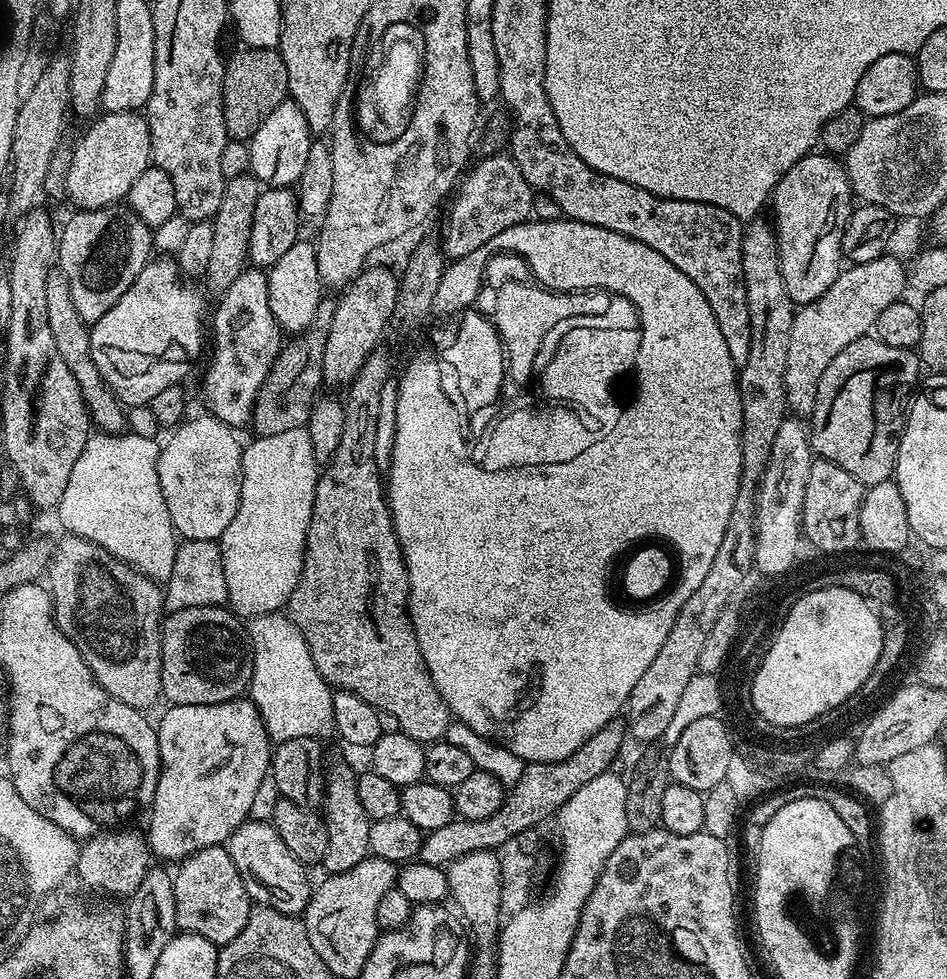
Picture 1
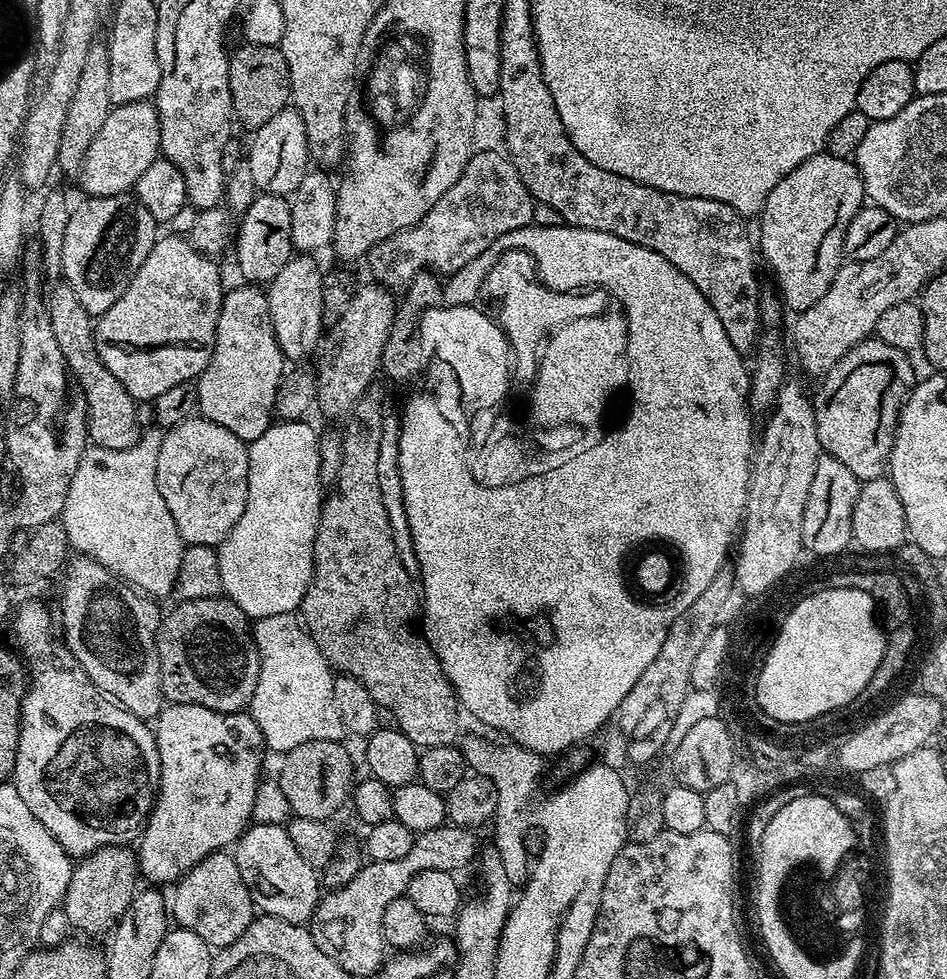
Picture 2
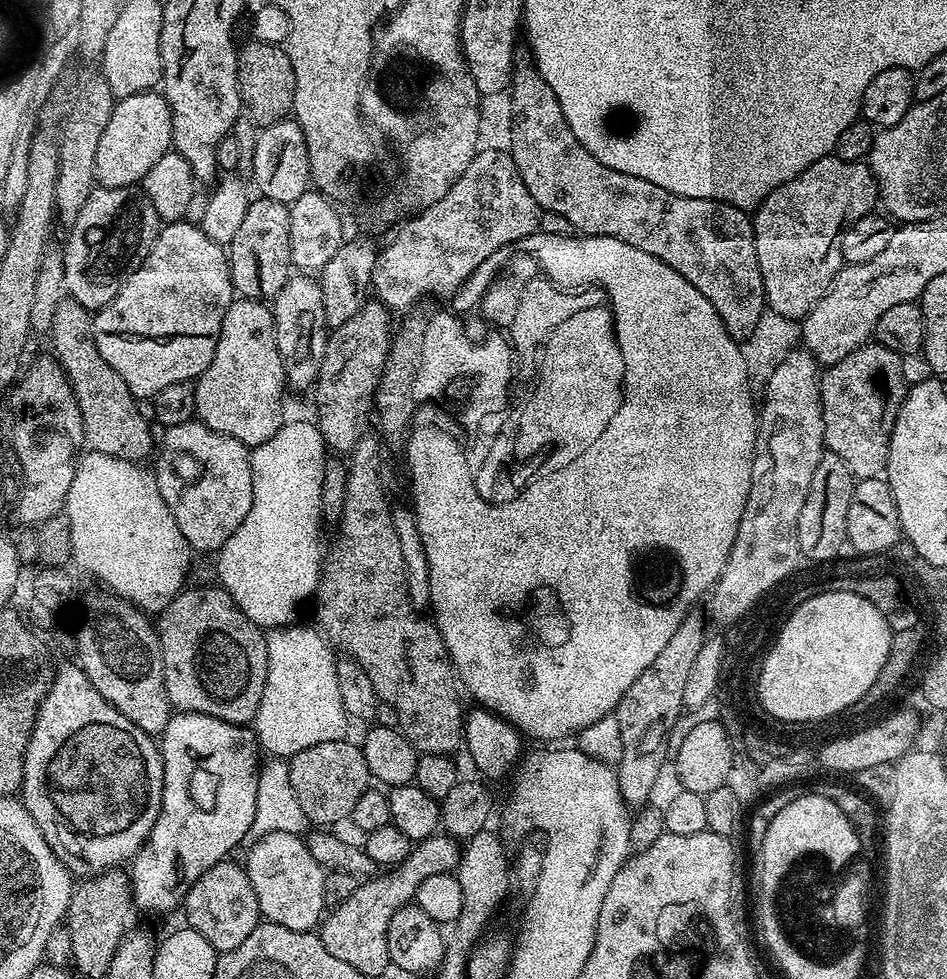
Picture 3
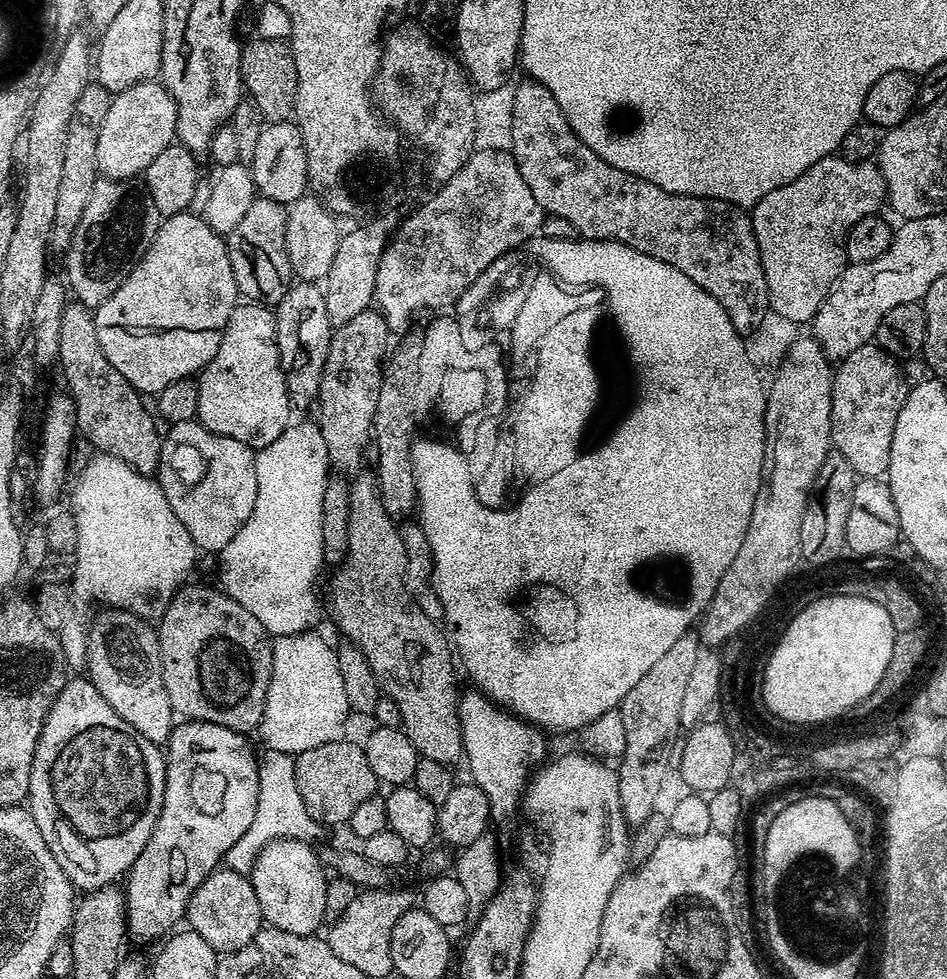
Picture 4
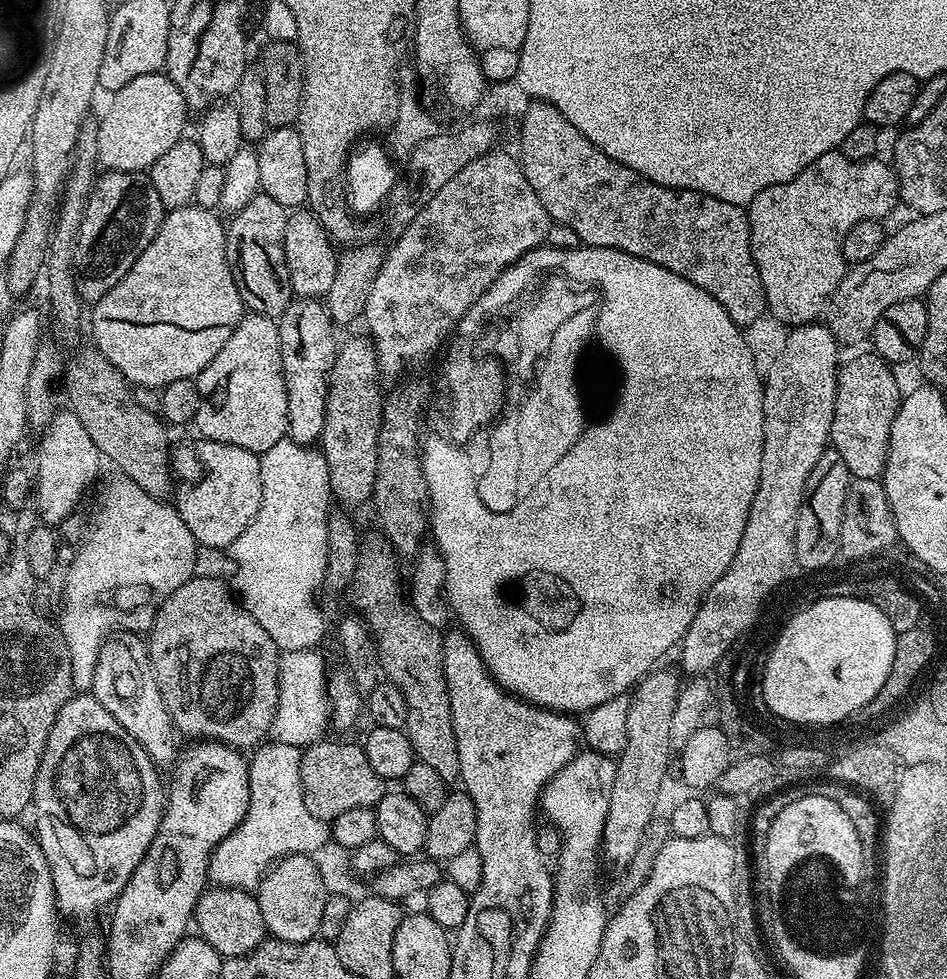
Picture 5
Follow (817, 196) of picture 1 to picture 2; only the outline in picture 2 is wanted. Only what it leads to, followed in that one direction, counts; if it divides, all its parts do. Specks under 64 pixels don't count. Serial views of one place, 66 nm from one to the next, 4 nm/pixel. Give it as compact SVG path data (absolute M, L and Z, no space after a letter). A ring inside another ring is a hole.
M827 150L806 158L802 166L794 166L794 170L790 170L790 174L786 174L786 178L782 178L774 190L770 190L770 198L766 198L766 206L758 217L758 252L763 263L764 260L768 263L768 268L780 287L778 295L785 309L793 308L793 313L796 314L804 312L814 306L814 302L818 302L826 290L830 290L830 282L834 282L834 274L838 274L845 259L846 230L854 214L858 214L858 210L865 207L865 204L864 183L855 163L851 159L843 160L832 156Z

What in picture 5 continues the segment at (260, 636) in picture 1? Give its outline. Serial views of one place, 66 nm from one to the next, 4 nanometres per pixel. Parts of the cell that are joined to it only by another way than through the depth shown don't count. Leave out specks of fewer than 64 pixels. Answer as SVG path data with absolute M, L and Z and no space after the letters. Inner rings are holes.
M316 648L284 652L278 674L278 706L272 723L271 739L284 740L298 749L315 744L329 731L328 673Z

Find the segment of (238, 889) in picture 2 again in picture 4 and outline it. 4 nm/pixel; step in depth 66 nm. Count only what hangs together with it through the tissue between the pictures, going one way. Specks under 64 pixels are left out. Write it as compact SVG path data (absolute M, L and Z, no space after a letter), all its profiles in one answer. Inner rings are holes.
M223 866L217 868L194 890L188 903L186 924L191 931L206 938L217 954L242 950L262 927L258 894L254 894L251 879L243 872L232 872Z

